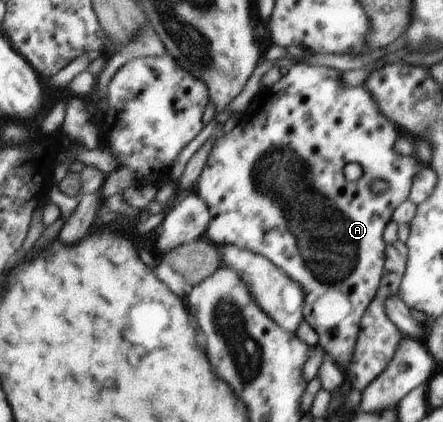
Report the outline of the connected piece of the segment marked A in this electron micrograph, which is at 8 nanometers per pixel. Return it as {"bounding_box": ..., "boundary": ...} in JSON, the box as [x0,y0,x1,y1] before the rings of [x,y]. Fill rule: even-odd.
{"bounding_box":[196,61,418,371],"boundary":[[[304,61],[297,62],[290,66],[288,73],[282,75],[276,83],[268,88],[261,86],[254,95],[254,100],[250,101],[250,105],[240,114],[240,119],[236,125],[229,127],[229,130],[213,141],[210,153],[206,157],[206,163],[204,163],[196,182],[198,197],[206,203],[208,211],[210,211],[210,221],[202,237],[214,245],[218,243],[220,245],[234,245],[238,249],[247,249],[256,255],[262,255],[271,260],[276,267],[282,269],[292,281],[296,281],[303,288],[304,293],[304,323],[309,324],[316,331],[316,335],[318,335],[317,345],[322,347],[325,355],[330,355],[336,361],[336,365],[342,371],[346,371],[351,363],[352,351],[355,350],[355,343],[358,341],[359,327],[364,311],[367,310],[372,299],[375,298],[376,291],[379,290],[384,267],[382,233],[386,227],[386,221],[390,219],[394,207],[408,197],[408,183],[418,169],[414,157],[402,157],[402,155],[396,155],[392,151],[392,141],[396,139],[396,129],[392,123],[386,121],[386,117],[382,117],[376,111],[377,106],[374,101],[372,93],[363,84],[349,88],[342,87],[340,71],[337,69],[321,65],[308,65]],[[347,163],[357,163],[362,168],[362,175],[356,181],[344,179],[342,169]],[[378,177],[386,183],[386,189],[380,195],[378,193],[374,195],[370,191],[370,181],[378,179]]]}

